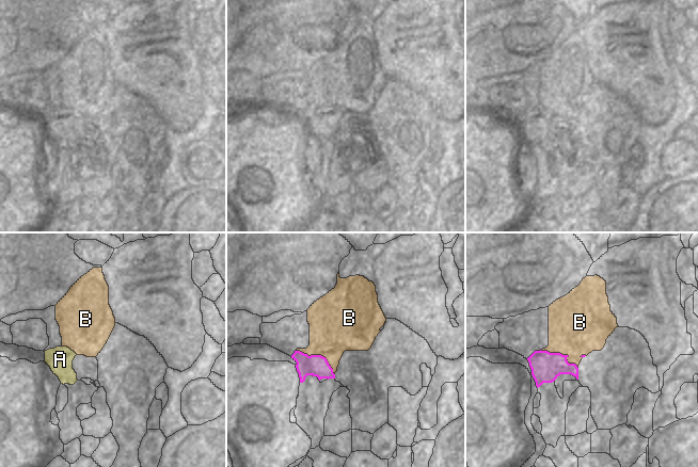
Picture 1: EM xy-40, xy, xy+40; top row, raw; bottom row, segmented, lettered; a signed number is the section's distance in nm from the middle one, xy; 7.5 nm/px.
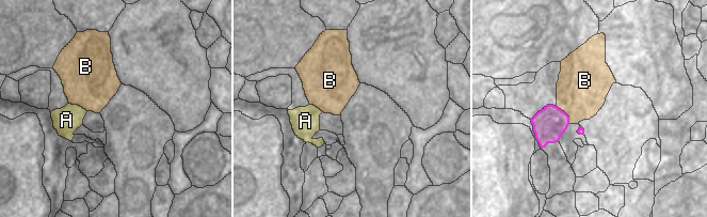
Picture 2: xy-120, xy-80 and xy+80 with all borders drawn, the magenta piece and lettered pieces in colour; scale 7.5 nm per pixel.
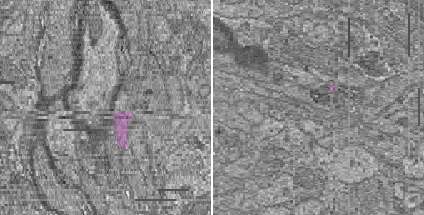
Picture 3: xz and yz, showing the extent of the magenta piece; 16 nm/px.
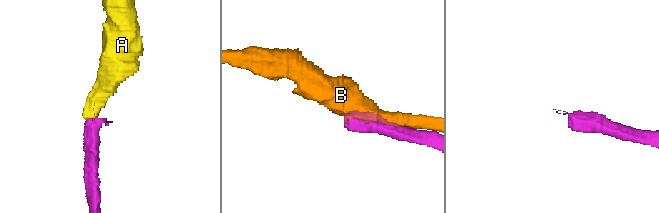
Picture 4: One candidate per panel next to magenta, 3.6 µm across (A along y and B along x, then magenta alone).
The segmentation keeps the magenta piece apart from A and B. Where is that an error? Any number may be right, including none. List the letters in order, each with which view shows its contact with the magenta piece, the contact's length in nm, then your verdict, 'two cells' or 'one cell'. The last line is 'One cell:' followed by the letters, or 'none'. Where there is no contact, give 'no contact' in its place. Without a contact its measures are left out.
A: no contact | one cell
B: xy | 340 nm | two cells
One cell: A

